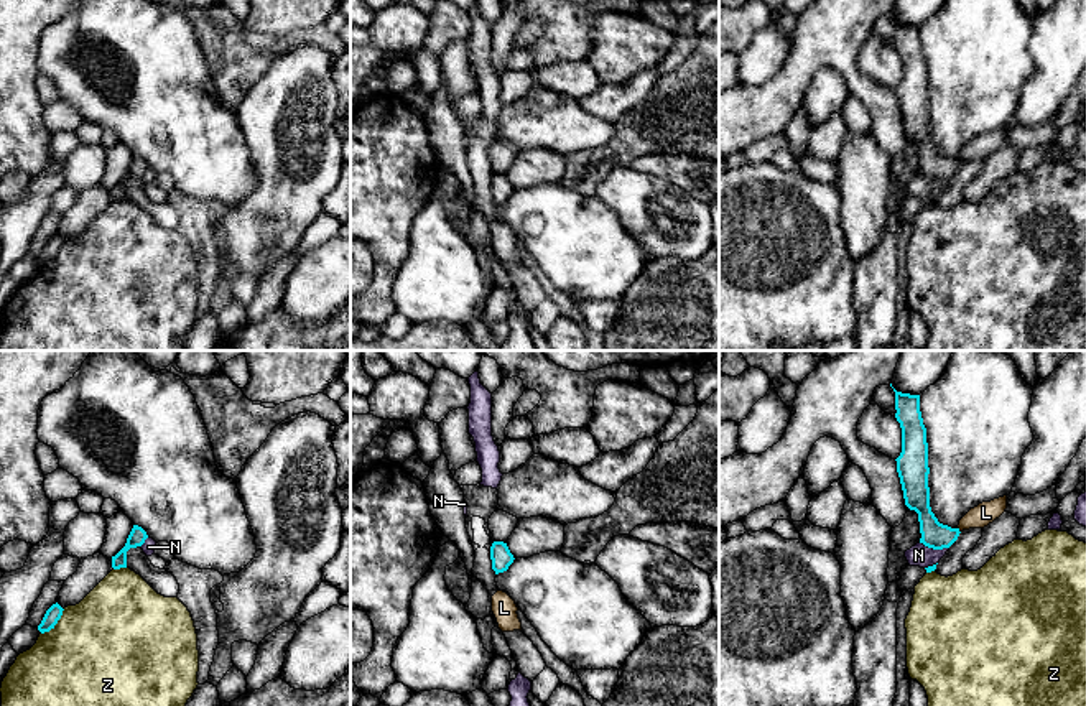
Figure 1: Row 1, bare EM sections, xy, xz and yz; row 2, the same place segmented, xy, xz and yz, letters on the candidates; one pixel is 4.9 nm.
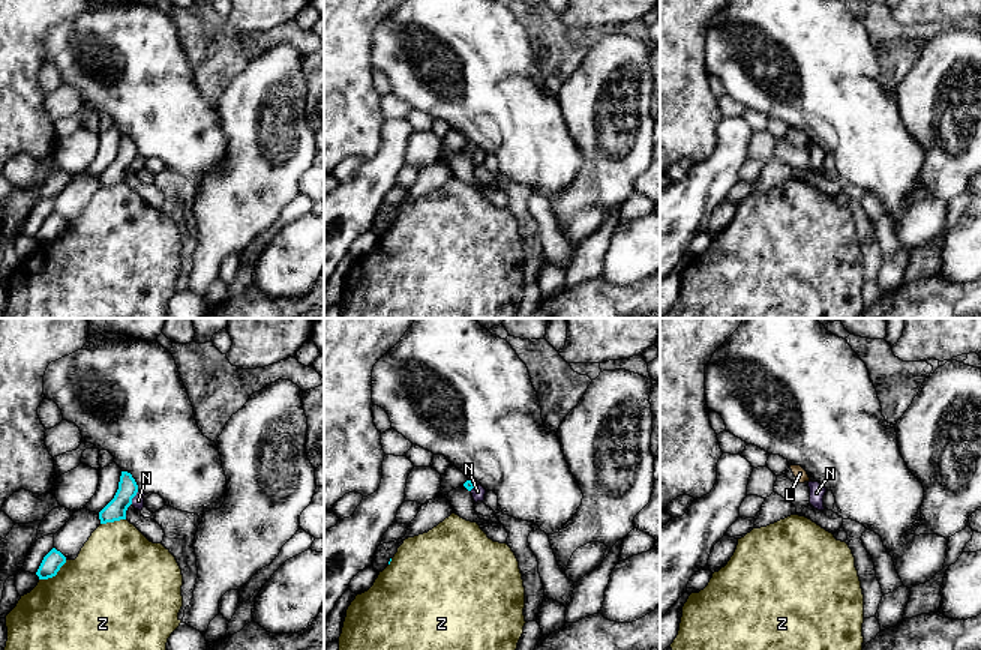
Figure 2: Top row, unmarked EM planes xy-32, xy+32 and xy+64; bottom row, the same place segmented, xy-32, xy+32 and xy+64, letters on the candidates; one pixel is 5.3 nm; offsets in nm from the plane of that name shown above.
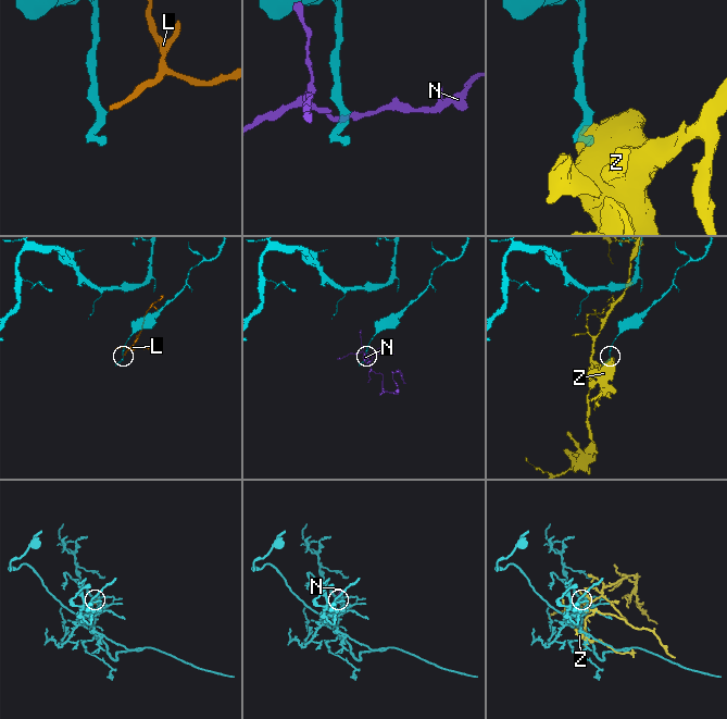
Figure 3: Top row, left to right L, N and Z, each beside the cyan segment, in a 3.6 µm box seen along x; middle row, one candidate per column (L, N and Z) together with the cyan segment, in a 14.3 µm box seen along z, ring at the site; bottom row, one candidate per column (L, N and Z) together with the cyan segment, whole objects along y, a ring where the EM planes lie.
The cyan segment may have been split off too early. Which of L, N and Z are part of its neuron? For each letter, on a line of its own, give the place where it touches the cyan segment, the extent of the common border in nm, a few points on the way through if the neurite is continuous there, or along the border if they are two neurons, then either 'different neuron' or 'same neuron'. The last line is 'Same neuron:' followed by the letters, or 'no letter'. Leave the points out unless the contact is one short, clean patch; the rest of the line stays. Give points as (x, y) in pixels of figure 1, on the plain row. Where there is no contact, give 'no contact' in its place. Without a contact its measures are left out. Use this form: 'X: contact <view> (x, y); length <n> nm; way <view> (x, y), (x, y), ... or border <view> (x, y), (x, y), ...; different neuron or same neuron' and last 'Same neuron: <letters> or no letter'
L: contact yz (958, 162); length 30 nm; border yz (958, 158), (960, 163); different neuron
N: contact yz (935, 180); length 150 nm; border yz (920, 173), (933, 180), (948, 180); different neuron
Z: contact xy (55, 255); length 170 nm; different neuron
Same neuron: no letter

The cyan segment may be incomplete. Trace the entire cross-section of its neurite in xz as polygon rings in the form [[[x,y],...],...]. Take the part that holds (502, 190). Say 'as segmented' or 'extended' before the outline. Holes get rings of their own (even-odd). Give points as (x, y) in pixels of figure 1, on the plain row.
as segmented | [[[494,173],[490,178],[490,191],[492,191],[492,201],[495,202],[495,206],[499,206],[507,202],[515,189],[510,184],[507,174]]]

